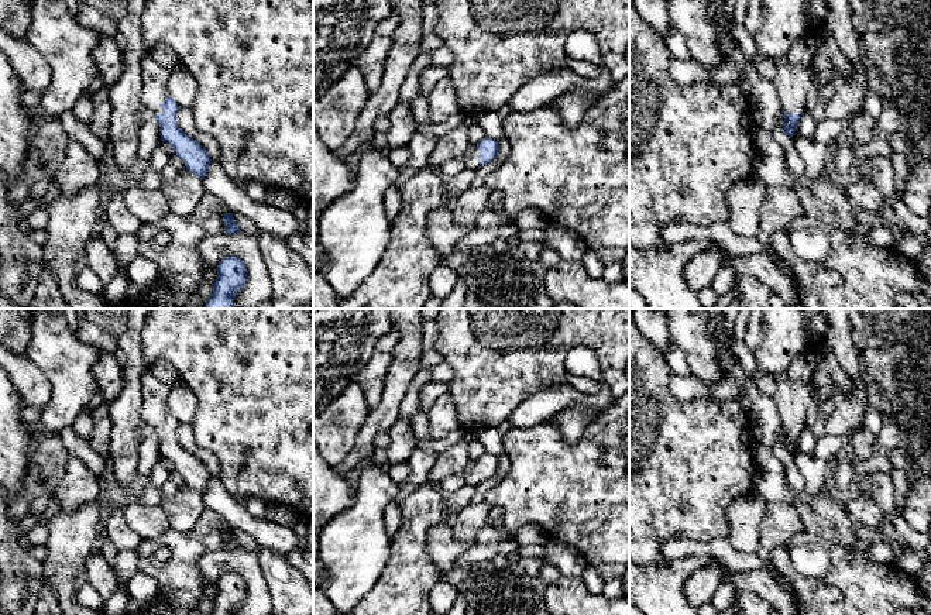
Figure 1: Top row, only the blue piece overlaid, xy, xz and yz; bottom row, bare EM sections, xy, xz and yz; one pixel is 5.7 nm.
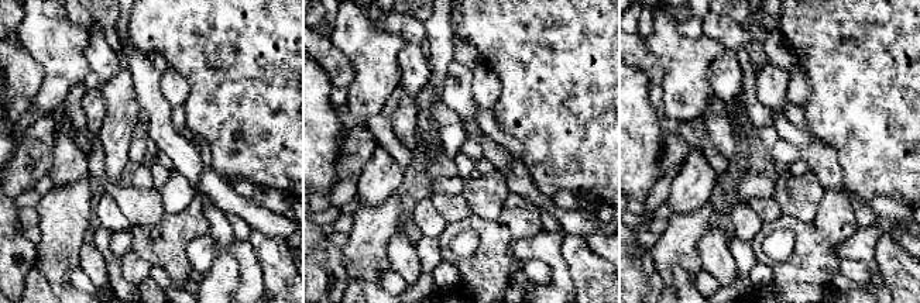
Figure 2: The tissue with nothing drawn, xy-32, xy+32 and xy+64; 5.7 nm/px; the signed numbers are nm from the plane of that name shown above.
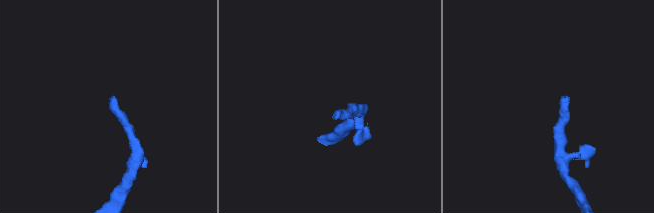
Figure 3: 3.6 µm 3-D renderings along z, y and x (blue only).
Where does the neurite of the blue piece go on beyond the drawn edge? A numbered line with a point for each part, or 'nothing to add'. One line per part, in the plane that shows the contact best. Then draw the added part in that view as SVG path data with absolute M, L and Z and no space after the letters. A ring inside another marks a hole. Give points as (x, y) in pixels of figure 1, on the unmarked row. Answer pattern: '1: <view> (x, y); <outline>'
1: xy (154, 406); M150 370L141 375L141 385L141 418L154 430L162 430L164 426L159 420L169 412L168 394L171 386L155 378Z

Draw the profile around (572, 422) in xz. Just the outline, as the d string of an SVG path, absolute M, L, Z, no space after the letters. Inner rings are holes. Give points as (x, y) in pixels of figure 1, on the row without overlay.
M573 405L559 412L552 420L557 425L566 442L578 442L585 427L600 415L598 410Z

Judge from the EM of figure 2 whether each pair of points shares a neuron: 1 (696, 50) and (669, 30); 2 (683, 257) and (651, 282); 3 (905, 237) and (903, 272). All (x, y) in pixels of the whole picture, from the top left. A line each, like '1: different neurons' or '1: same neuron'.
1: same neuron
2: different neurons
3: different neurons

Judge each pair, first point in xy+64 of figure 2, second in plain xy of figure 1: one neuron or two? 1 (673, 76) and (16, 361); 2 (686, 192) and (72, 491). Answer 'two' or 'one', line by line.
1: two
2: one

